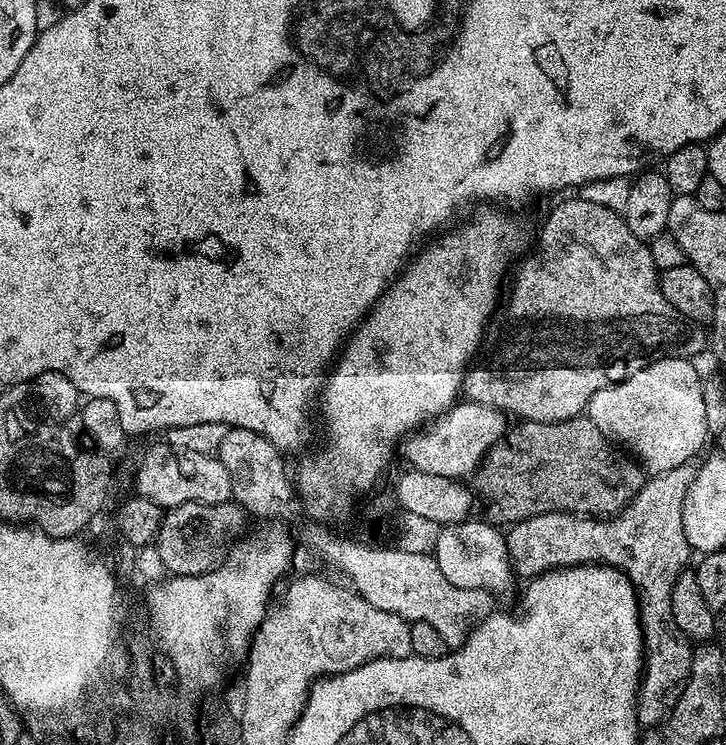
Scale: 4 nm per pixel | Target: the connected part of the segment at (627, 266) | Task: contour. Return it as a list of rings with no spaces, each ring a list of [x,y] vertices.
[[[579,198],[564,200],[549,210],[548,217],[545,218],[544,225],[540,228],[540,237],[537,238],[532,253],[530,252],[531,248],[527,255],[519,261],[520,269],[517,270],[516,277],[514,277],[515,272],[511,277],[506,299],[486,329],[488,364],[473,363],[464,377],[462,392],[471,403],[490,406],[509,417],[520,416],[516,418],[524,422],[556,424],[559,420],[569,420],[581,415],[587,409],[590,398],[594,398],[594,394],[598,394],[598,390],[606,390],[613,388],[615,384],[621,384],[626,378],[638,374],[638,370],[653,364],[655,360],[665,360],[666,358],[692,360],[703,348],[706,348],[705,329],[699,324],[692,323],[682,314],[678,314],[678,310],[674,310],[674,306],[670,306],[670,302],[666,302],[660,289],[660,273],[656,271],[654,258],[650,258],[648,244],[639,240],[634,234],[630,234],[630,226],[626,226],[621,213]]]

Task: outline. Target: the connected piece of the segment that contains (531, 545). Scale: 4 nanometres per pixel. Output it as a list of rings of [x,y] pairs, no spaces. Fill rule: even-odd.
[[[691,463],[674,470],[657,472],[645,479],[642,490],[618,516],[593,518],[571,512],[547,512],[534,518],[519,520],[507,529],[508,560],[517,577],[533,578],[552,571],[553,568],[572,568],[575,564],[608,564],[626,573],[628,581],[636,587],[636,599],[640,602],[640,629],[644,635],[644,671],[640,678],[640,691],[636,693],[636,721],[641,729],[653,728],[668,717],[668,711],[676,705],[690,674],[693,645],[678,630],[674,622],[674,610],[670,610],[670,594],[674,594],[674,582],[689,567],[690,549],[683,533],[682,508],[690,484],[697,469]]]

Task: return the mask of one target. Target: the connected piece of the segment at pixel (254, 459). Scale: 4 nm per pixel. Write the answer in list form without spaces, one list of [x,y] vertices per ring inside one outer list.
[[[228,428],[222,438],[218,458],[226,466],[226,474],[232,479],[232,500],[243,506],[249,517],[262,516],[270,520],[280,520],[296,512],[297,495],[284,480],[285,457],[262,434],[245,428]]]

